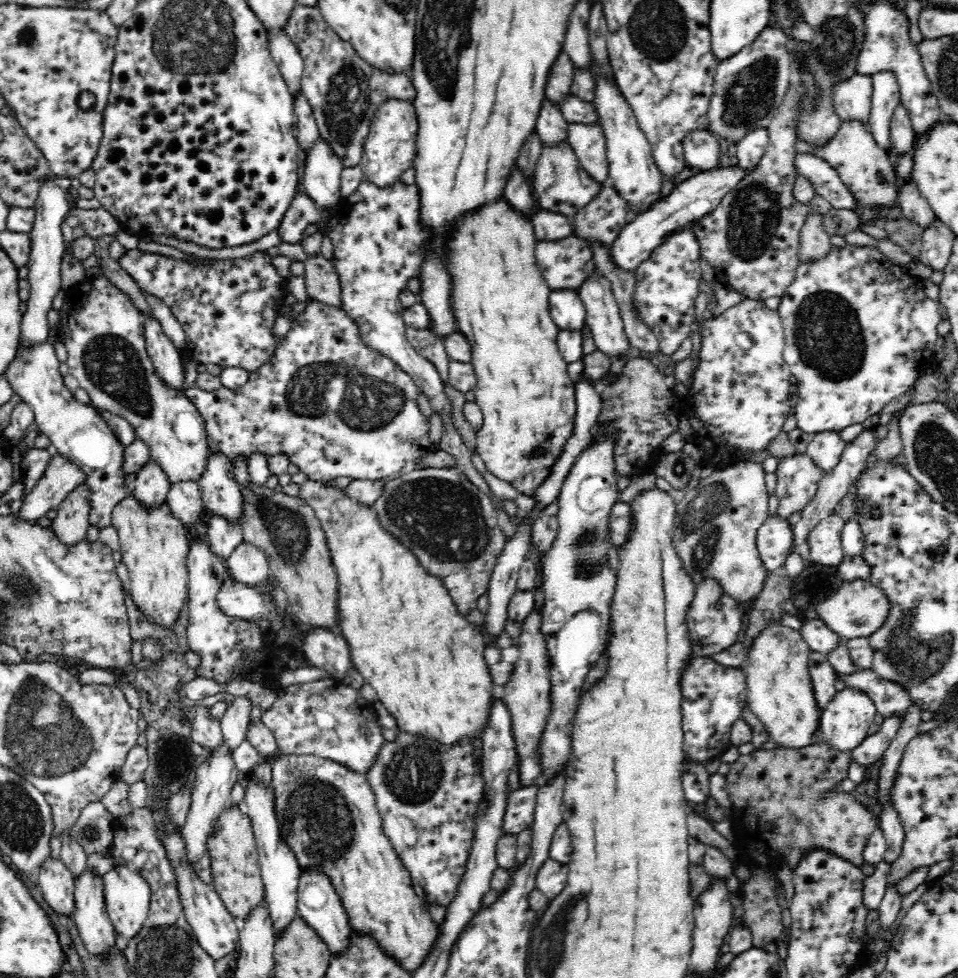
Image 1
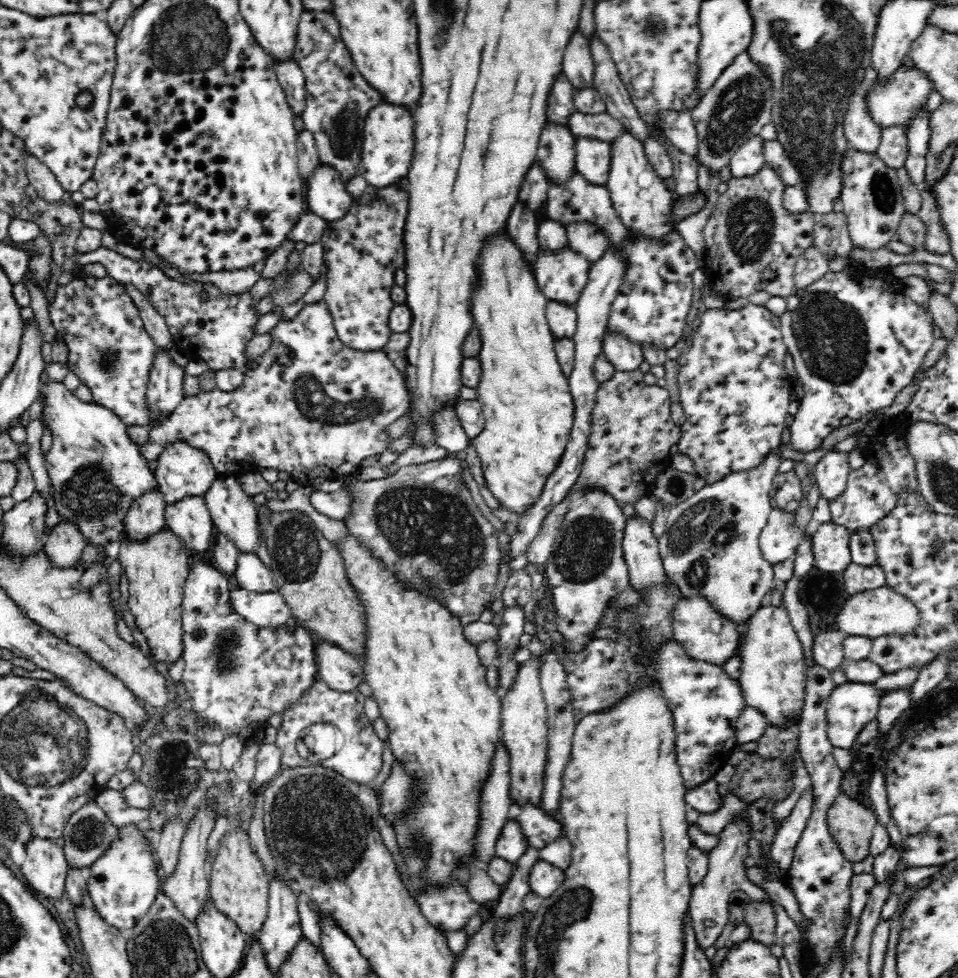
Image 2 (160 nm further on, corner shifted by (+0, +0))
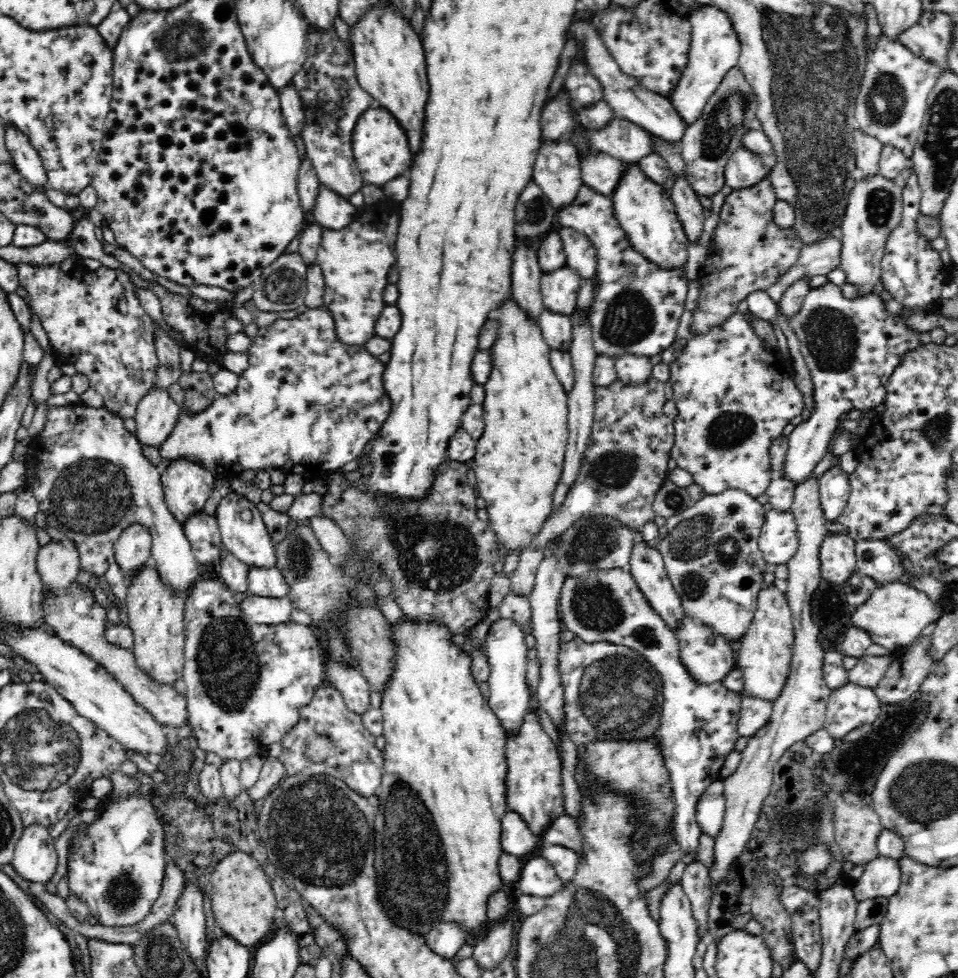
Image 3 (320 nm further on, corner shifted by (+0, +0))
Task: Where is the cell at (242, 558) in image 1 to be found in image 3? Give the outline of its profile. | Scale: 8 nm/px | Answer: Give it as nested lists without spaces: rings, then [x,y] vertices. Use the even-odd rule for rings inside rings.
[[[251,568],[248,571],[248,588],[252,595],[265,597],[286,597],[289,593],[289,584],[280,569]]]

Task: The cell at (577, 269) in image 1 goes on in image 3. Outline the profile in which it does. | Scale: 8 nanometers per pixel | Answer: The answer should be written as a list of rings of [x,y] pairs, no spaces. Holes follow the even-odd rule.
[[[566,266],[552,274],[543,274],[540,286],[544,308],[570,315],[577,306],[578,289],[583,282],[581,276]]]

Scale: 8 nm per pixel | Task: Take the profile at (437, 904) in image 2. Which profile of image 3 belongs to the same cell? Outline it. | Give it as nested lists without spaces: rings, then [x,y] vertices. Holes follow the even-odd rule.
[[[454,922],[438,923],[425,936],[426,945],[445,960],[451,960],[462,946],[468,944],[466,931]]]

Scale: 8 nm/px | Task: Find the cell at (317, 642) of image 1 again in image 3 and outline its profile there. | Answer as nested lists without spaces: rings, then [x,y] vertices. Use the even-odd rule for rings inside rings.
[[[325,659],[325,677],[328,685],[337,689],[351,712],[364,715],[371,708],[371,687],[361,670],[344,667]]]

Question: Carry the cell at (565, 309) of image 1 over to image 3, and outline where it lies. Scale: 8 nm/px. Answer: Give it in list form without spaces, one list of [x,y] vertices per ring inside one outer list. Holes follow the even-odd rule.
[[[544,309],[539,316],[538,325],[544,341],[551,350],[569,351],[572,343],[570,315],[562,315]]]

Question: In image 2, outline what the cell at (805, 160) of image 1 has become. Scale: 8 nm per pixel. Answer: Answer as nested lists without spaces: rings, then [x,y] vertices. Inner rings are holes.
[[[762,140],[762,154],[764,164],[776,172],[786,187],[799,186],[802,176],[798,175],[798,169],[794,168],[792,161],[786,154],[786,149],[776,140]]]

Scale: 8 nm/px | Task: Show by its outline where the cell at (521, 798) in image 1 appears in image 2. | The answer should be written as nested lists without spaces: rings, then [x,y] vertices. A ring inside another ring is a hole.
[[[524,806],[521,810],[517,820],[530,846],[540,849],[565,835],[564,824],[540,807]]]

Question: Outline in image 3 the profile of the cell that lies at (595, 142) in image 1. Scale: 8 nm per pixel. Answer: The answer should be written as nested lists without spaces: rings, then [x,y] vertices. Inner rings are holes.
[[[596,150],[581,158],[581,177],[584,185],[607,198],[614,194],[626,169],[626,162]]]

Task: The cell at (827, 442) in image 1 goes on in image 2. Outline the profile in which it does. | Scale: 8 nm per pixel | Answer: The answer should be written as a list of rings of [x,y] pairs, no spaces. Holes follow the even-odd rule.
[[[828,452],[814,467],[820,496],[835,501],[846,490],[851,470],[845,452]]]

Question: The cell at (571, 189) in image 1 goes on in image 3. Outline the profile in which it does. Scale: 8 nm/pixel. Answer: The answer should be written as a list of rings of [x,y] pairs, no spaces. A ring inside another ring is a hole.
[[[582,185],[568,209],[559,214],[562,227],[586,236],[597,254],[594,300],[588,313],[593,346],[598,355],[651,357],[661,354],[676,338],[686,300],[686,272],[663,270],[637,253],[614,215],[613,200]]]

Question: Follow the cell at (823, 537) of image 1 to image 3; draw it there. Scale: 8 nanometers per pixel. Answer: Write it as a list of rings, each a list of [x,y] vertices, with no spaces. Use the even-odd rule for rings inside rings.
[[[829,532],[819,550],[821,578],[833,585],[842,585],[857,568],[854,539]]]

